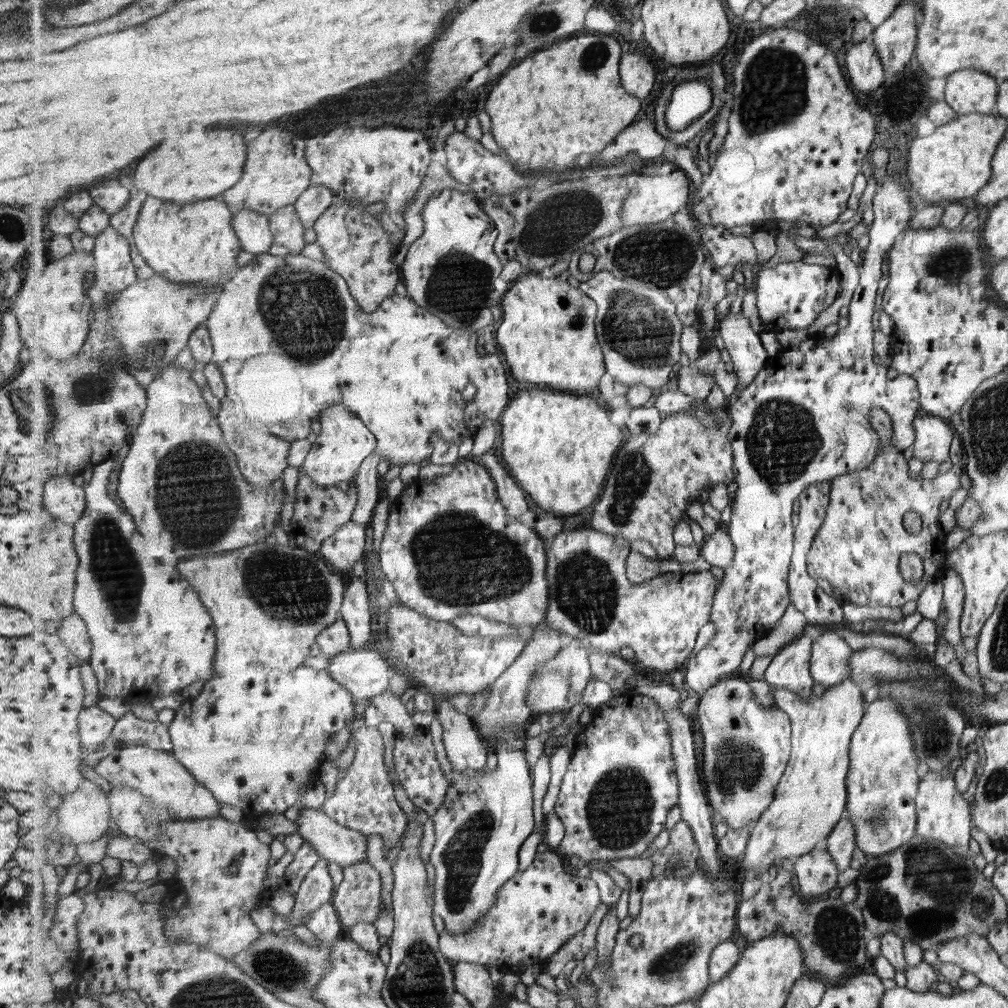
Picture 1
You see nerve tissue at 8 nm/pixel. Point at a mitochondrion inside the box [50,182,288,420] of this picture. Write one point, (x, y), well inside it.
(94, 386)

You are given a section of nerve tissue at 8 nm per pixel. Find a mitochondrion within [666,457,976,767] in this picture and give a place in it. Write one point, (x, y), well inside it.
(934, 730)

